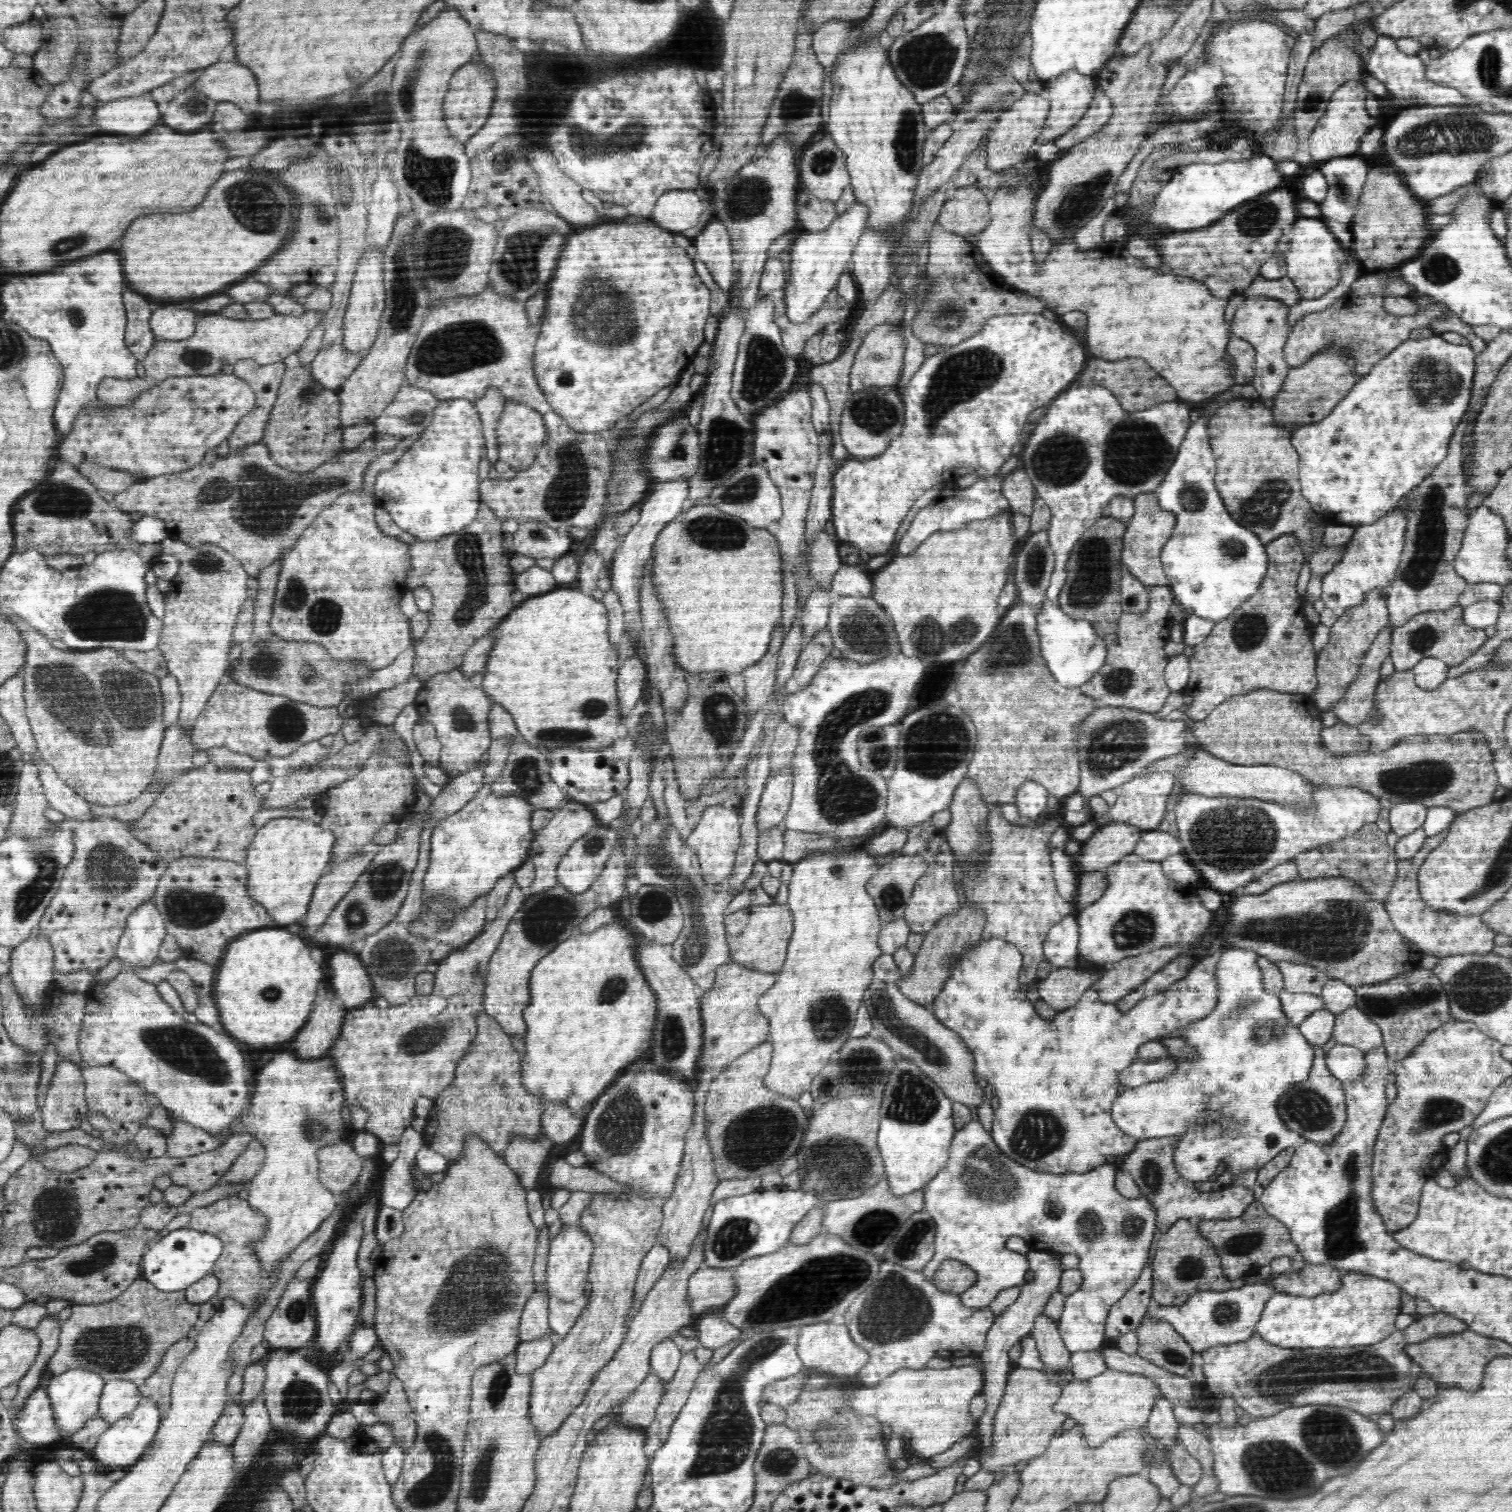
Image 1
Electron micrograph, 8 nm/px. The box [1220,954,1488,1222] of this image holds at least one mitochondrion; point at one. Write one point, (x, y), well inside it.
(1312, 1110)

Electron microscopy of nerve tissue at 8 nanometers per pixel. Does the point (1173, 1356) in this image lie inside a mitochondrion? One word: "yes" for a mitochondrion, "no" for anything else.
yes

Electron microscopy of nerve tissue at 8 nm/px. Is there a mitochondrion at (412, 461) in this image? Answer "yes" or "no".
no

